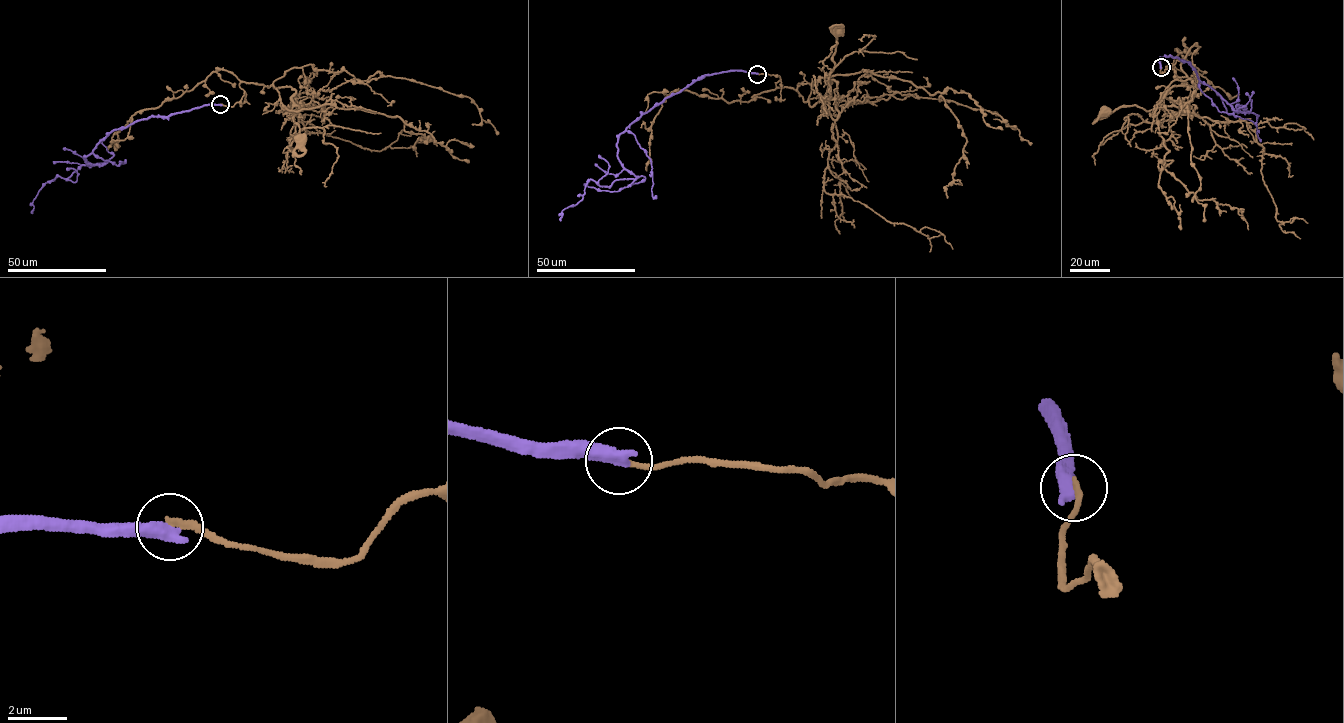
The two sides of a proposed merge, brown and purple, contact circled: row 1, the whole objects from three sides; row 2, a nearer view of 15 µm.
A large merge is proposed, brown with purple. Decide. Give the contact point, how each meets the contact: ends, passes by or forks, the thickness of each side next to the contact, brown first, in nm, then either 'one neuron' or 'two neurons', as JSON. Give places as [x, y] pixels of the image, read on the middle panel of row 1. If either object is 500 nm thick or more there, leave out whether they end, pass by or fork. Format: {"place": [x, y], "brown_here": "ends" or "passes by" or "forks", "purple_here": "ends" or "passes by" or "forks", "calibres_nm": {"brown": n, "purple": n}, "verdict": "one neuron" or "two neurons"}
{"place": [757, 74], "calibres_nm": {"brown": 200, "purple": 550}, "verdict": "two neurons"}

